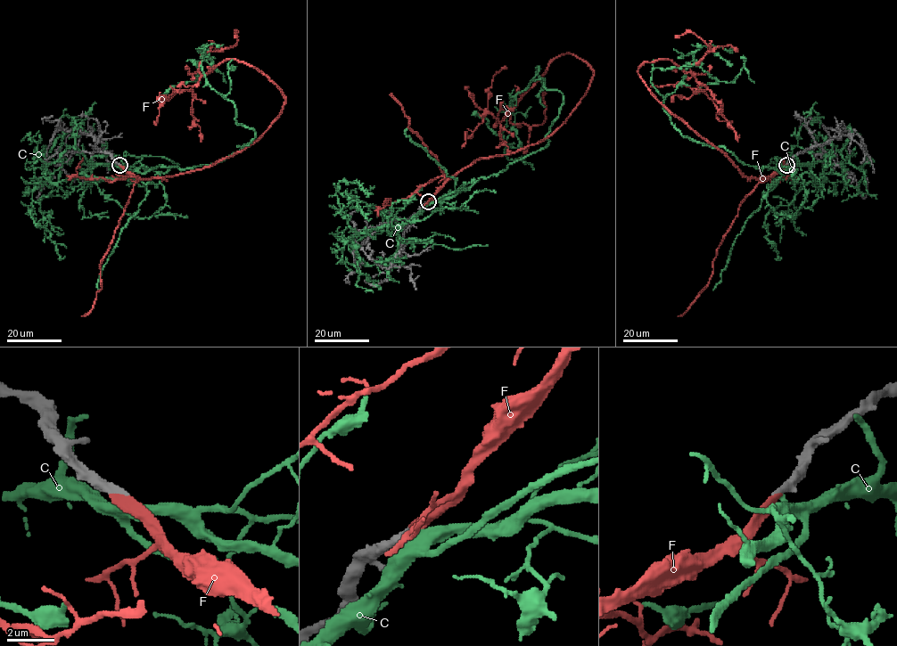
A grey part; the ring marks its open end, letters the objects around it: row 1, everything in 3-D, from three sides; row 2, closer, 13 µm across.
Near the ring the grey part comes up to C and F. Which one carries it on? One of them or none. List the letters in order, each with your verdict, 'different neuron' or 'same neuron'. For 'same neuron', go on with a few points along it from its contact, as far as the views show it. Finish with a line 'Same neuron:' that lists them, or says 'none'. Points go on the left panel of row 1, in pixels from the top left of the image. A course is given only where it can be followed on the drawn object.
C: different neuron
F: same neuron | via (119, 165), (151, 178), (203, 168), (264, 133), (278, 87), (238, 60), (198, 70), (235, 37)
Same neuron: F

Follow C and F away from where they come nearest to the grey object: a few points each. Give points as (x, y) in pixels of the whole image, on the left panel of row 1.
C: (119, 165), (186, 168), (238, 151), (255, 133), (197, 66), (194, 80), (206, 61), (226, 82)
F: (119, 165), (151, 178), (203, 168), (264, 133), (278, 87), (238, 60), (198, 70), (235, 37)

